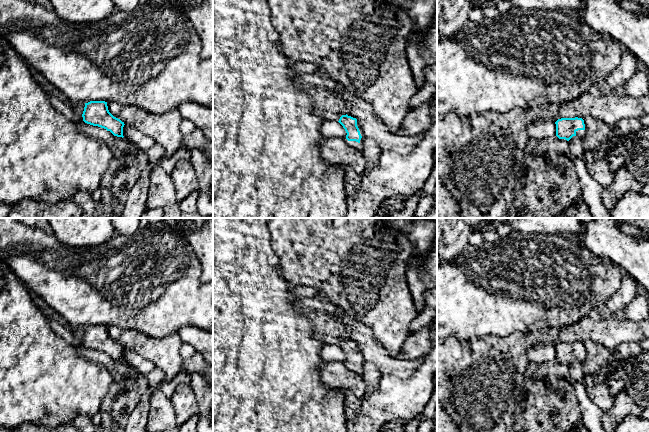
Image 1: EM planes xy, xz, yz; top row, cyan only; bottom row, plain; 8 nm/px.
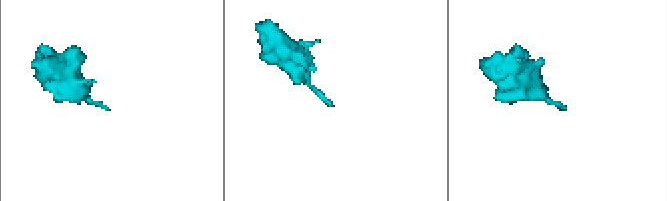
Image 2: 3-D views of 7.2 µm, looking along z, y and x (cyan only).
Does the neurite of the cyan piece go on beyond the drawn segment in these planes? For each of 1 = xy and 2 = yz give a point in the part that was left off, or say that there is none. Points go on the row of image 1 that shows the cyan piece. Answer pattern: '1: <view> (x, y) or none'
1: none
2: yz (581, 134)

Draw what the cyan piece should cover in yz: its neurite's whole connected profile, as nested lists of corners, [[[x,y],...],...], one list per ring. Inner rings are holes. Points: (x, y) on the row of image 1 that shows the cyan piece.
[[[561,118],[556,122],[556,136],[559,139],[569,141],[573,136],[583,140],[586,135],[584,120],[582,118]]]

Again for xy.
[[[90,101],[85,103],[82,117],[83,121],[87,124],[104,128],[114,136],[124,137],[124,122],[109,112],[107,102],[105,101]]]

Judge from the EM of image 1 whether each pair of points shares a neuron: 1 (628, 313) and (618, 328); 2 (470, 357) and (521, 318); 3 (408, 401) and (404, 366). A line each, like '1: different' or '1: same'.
1: different
2: different
3: different

